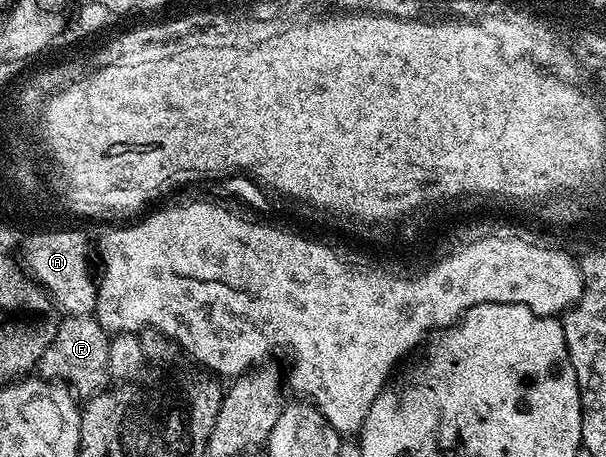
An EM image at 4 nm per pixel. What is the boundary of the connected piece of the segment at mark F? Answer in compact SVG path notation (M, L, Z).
M91 316L64 317L57 324L54 339L50 339L50 347L42 355L38 366L41 378L53 383L63 383L73 394L87 399L93 393L99 393L109 384L108 342L109 336L100 324Z

